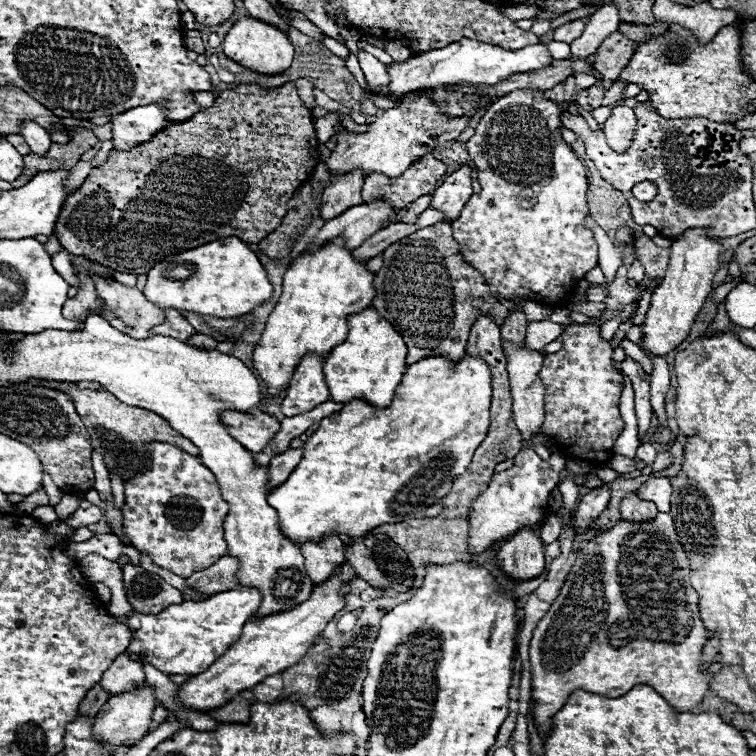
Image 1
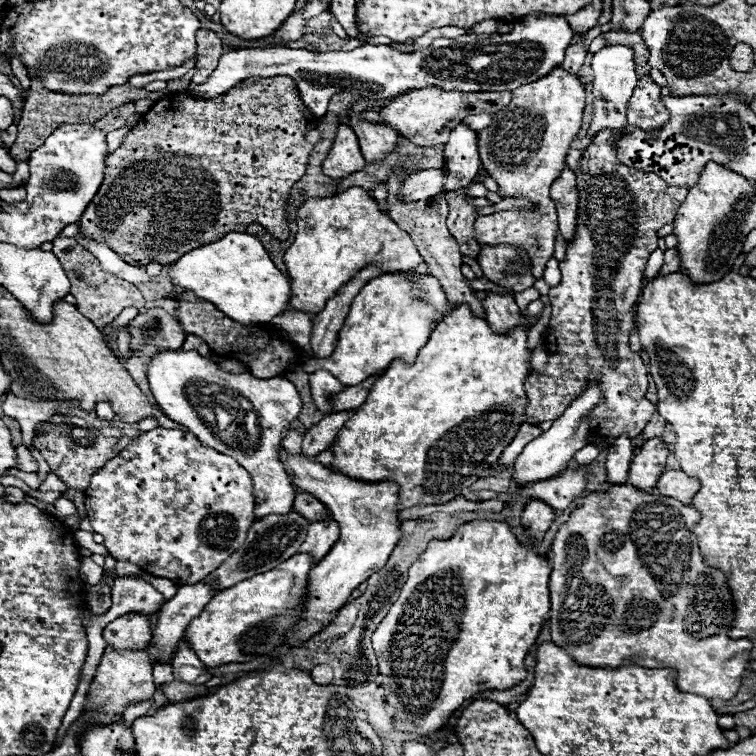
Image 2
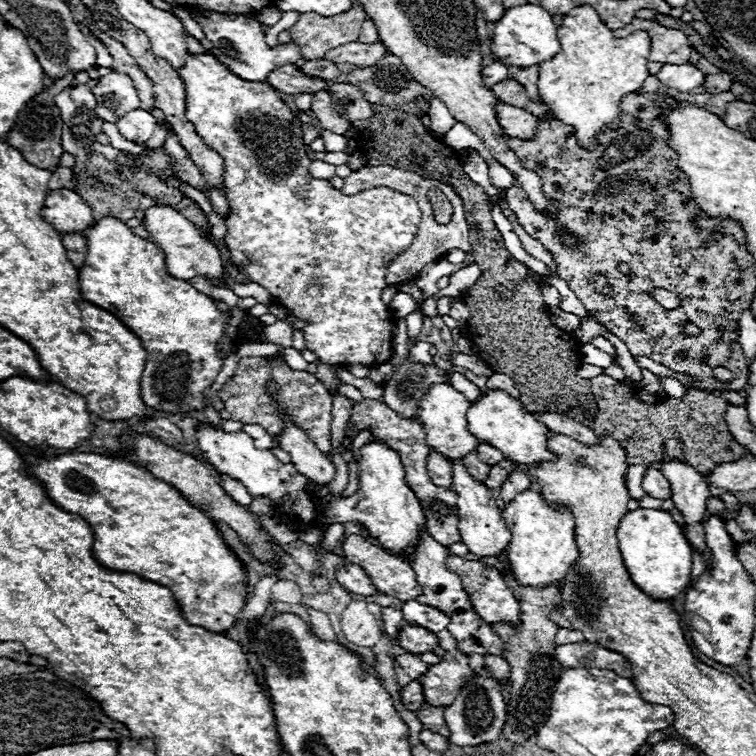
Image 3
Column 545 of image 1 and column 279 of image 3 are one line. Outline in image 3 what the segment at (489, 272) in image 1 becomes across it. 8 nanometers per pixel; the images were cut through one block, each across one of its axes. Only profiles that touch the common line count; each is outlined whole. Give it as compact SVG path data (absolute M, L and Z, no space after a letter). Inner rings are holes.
M190 54L186 60L186 66L180 70L180 76L186 84L186 118L194 124L198 136L210 144L210 148L218 150L218 154L224 158L224 188L226 188L226 198L230 204L230 214L226 218L226 244L232 254L232 262L242 268L246 278L250 282L256 282L264 286L278 304L286 306L290 312L294 312L296 318L308 322L308 326L302 330L306 338L306 348L312 350L322 364L366 364L366 366L380 366L390 360L392 354L392 328L394 328L394 316L388 312L388 306L382 302L382 290L386 288L386 262L390 262L398 252L406 250L410 242L414 240L414 234L420 224L420 210L418 204L412 196L404 196L400 192L394 192L390 188L372 188L366 192L360 192L356 196L346 196L342 190L336 190L330 186L328 180L320 180L310 176L310 158L306 150L300 146L304 144L302 140L302 128L294 112L288 108L288 104L278 98L276 90L266 84L266 82L248 82L248 80L238 80L226 66L222 66L212 54Z

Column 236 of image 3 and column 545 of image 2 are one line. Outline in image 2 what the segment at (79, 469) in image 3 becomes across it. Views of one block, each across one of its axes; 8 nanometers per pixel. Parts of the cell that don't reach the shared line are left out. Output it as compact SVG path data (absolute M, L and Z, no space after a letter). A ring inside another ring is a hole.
M472 520L458 528L458 532L448 540L432 540L428 548L418 556L418 560L410 566L410 574L406 584L400 590L398 600L392 604L386 618L380 622L376 632L372 634L372 644L378 656L378 670L384 676L382 686L386 688L386 702L396 708L394 712L394 730L408 732L408 734L420 734L420 736L432 736L440 728L446 726L448 718L462 706L464 700L472 698L478 692L484 690L510 690L516 684L520 684L526 678L526 666L524 656L530 652L530 648L536 644L538 632L542 628L542 622L548 616L550 610L550 594L548 594L548 578L550 578L552 566L548 558L534 554L530 548L522 546L516 536L510 532L506 522L494 522L494 520Z

